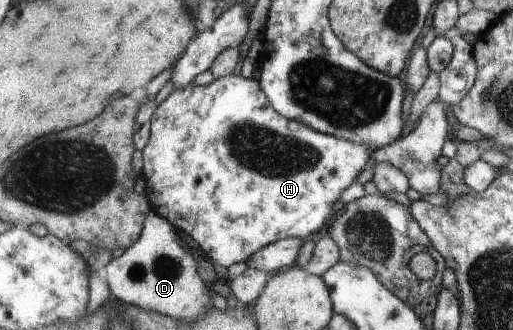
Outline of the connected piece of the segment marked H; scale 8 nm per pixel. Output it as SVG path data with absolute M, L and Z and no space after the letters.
M232 73L214 78L214 81L205 86L195 86L190 83L175 89L159 106L154 106L149 140L142 151L142 177L146 184L145 196L148 197L148 201L151 201L152 211L168 218L168 221L171 221L171 224L175 225L178 230L185 231L188 235L191 235L193 241L196 241L209 254L210 259L228 268L233 263L250 260L252 255L258 252L259 249L276 240L293 237L304 238L306 235L318 231L326 223L326 219L333 215L332 207L340 199L342 191L366 167L366 163L372 157L373 149L366 144L320 133L319 130L313 130L311 126L305 123L289 120L274 108L259 81L254 80L252 77L245 78Z

